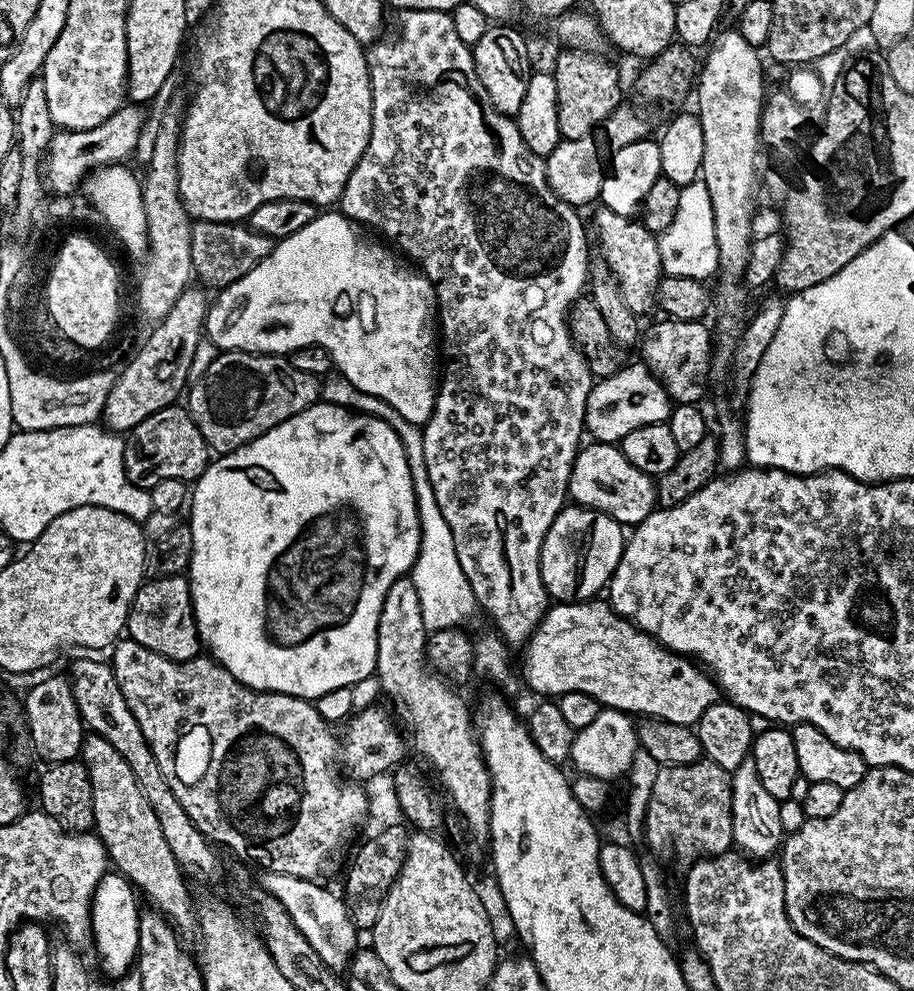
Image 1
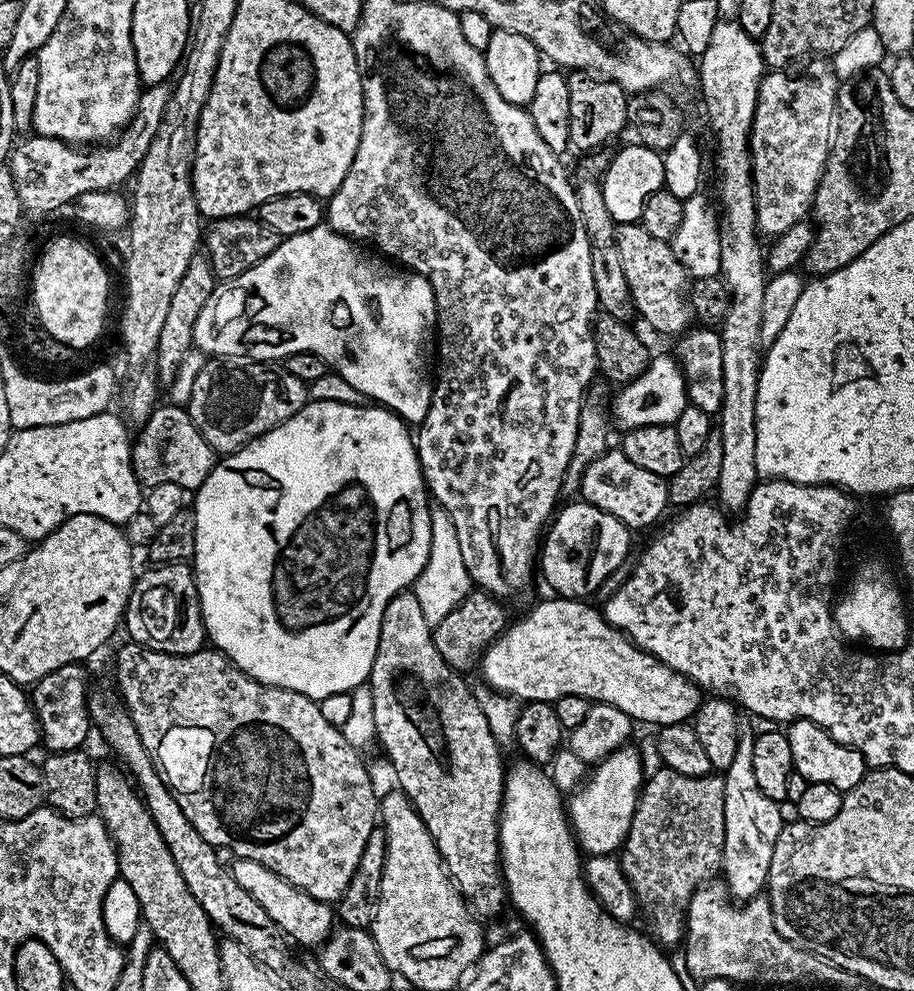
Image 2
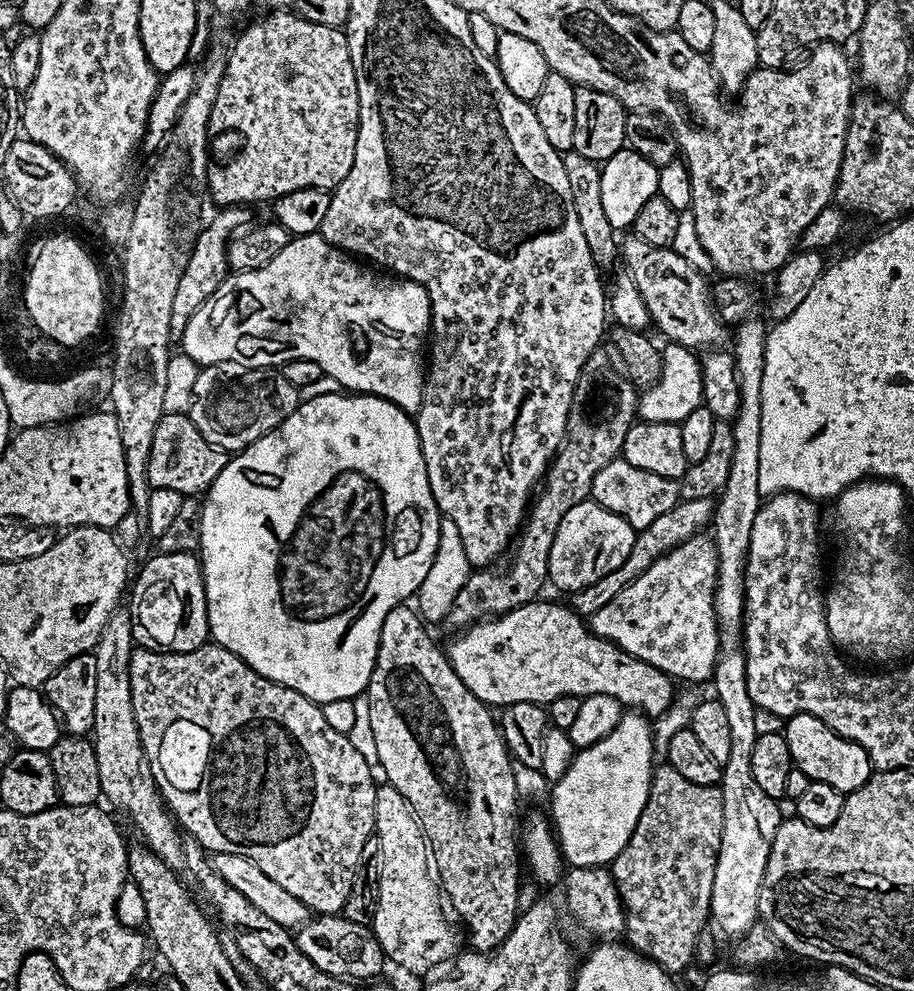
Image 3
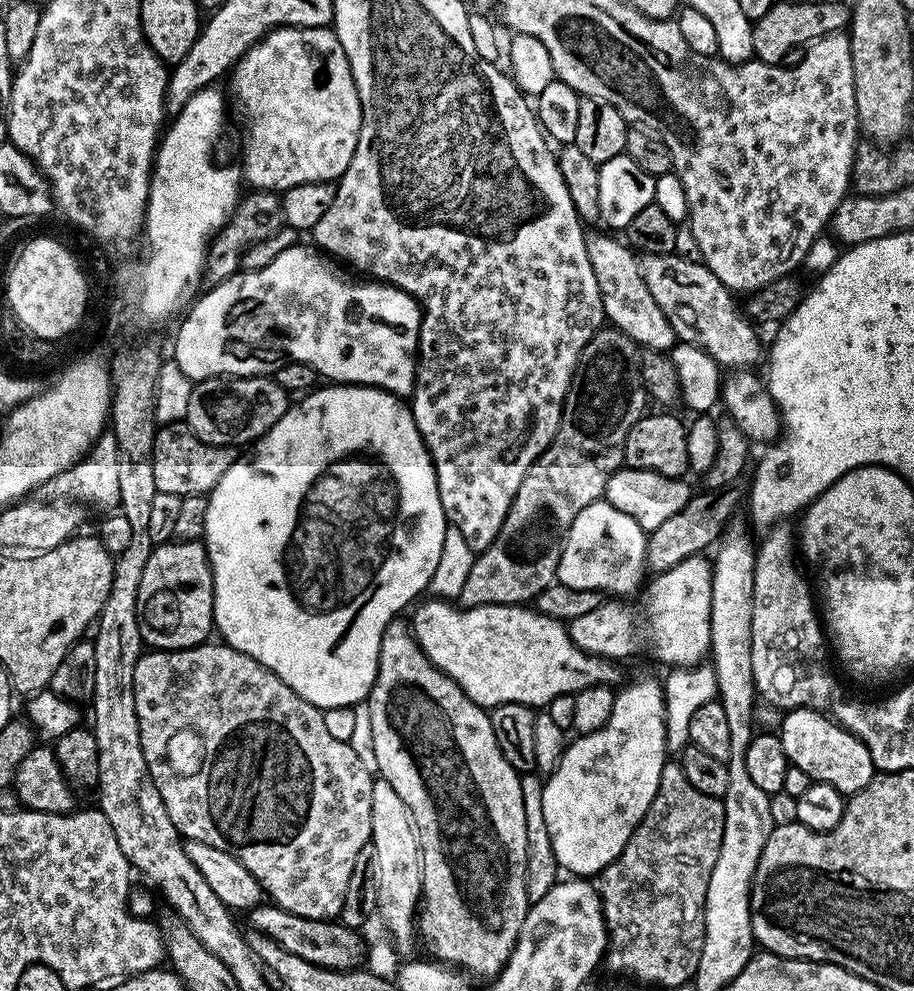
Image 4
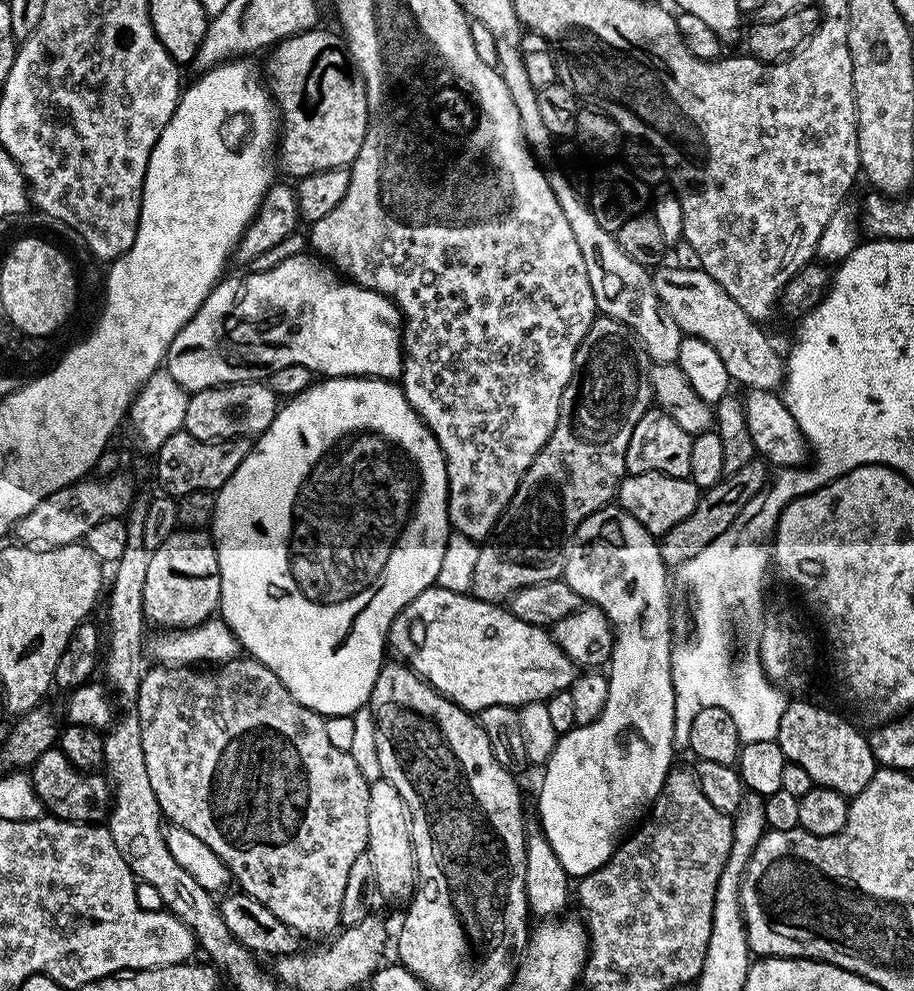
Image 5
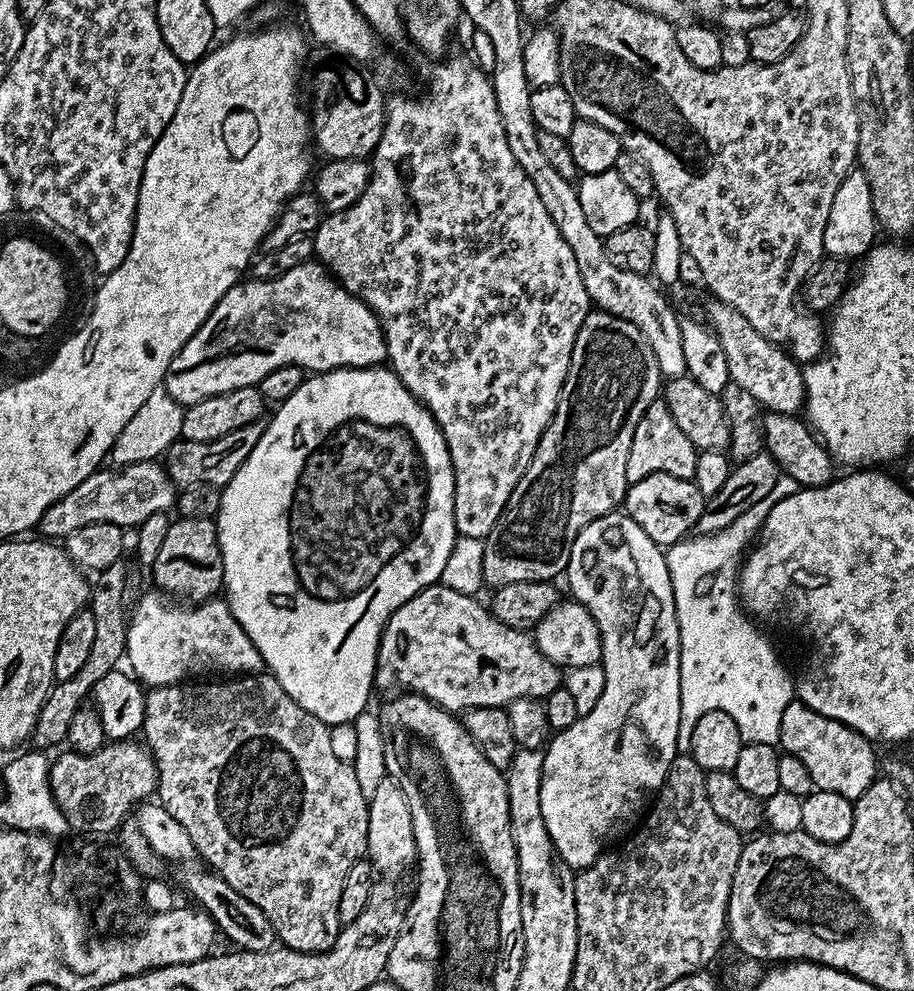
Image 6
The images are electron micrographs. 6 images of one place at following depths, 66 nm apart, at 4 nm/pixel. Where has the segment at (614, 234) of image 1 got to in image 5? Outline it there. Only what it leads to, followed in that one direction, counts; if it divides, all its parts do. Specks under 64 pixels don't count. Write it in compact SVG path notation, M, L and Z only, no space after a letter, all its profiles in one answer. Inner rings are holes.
M675 266L664 267L657 267L652 272L654 290L660 301L664 303L664 308L670 314L670 318L678 322L681 333L685 337L701 339L702 342L712 346L718 352L718 357L722 358L722 363L726 366L732 382L744 384L745 389L757 388L767 392L779 389L784 383L786 364L781 353L779 356L775 346L768 341L767 334L760 329L763 327L757 321L752 320L750 314L746 314L746 310L742 310L742 306L738 306L738 302L734 302L734 298L730 298L730 294L726 294L726 290L722 290L722 286L718 286L718 282L714 282L714 278L710 278L710 274L706 274L703 268L684 270Z

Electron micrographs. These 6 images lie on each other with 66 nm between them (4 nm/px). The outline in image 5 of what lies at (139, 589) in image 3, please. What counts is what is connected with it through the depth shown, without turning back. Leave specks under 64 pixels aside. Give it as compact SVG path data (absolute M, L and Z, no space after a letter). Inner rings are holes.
M186 528L170 534L162 546L151 549L150 567L146 570L146 587L142 589L144 618L149 625L157 624L160 630L196 628L217 615L220 606L220 571L216 541L207 531Z

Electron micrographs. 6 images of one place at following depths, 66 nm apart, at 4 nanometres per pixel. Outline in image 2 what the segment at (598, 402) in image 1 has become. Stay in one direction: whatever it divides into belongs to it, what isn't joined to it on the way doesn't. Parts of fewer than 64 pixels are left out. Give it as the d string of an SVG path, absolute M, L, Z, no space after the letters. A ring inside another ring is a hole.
M671 354L653 355L647 370L623 385L613 397L610 412L615 425L623 431L650 425L675 425L682 410L687 408L687 388L680 365Z

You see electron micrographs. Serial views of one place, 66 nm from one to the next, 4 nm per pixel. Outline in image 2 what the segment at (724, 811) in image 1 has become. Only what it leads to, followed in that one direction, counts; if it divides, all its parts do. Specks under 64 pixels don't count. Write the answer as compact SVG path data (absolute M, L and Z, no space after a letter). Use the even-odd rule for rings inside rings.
M663 766L644 781L628 839L618 859L639 903L648 904L652 915L651 935L661 945L679 945L685 939L686 909L692 895L709 883L715 872L717 875L721 871L725 802L724 778L720 774L688 777Z

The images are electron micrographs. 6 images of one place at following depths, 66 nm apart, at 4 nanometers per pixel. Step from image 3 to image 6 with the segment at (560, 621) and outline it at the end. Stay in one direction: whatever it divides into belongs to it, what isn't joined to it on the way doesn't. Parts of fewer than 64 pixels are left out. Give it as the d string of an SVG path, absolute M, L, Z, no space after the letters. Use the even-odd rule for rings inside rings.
M439 582L410 598L390 617L380 635L375 687L392 688L400 683L404 687L401 689L424 696L453 714L469 708L504 708L518 698L543 698L561 687L561 669L540 653L535 639L528 632L519 632L498 622L498 618L494 618L491 611L478 601L476 596L458 594L458 590L450 590Z

